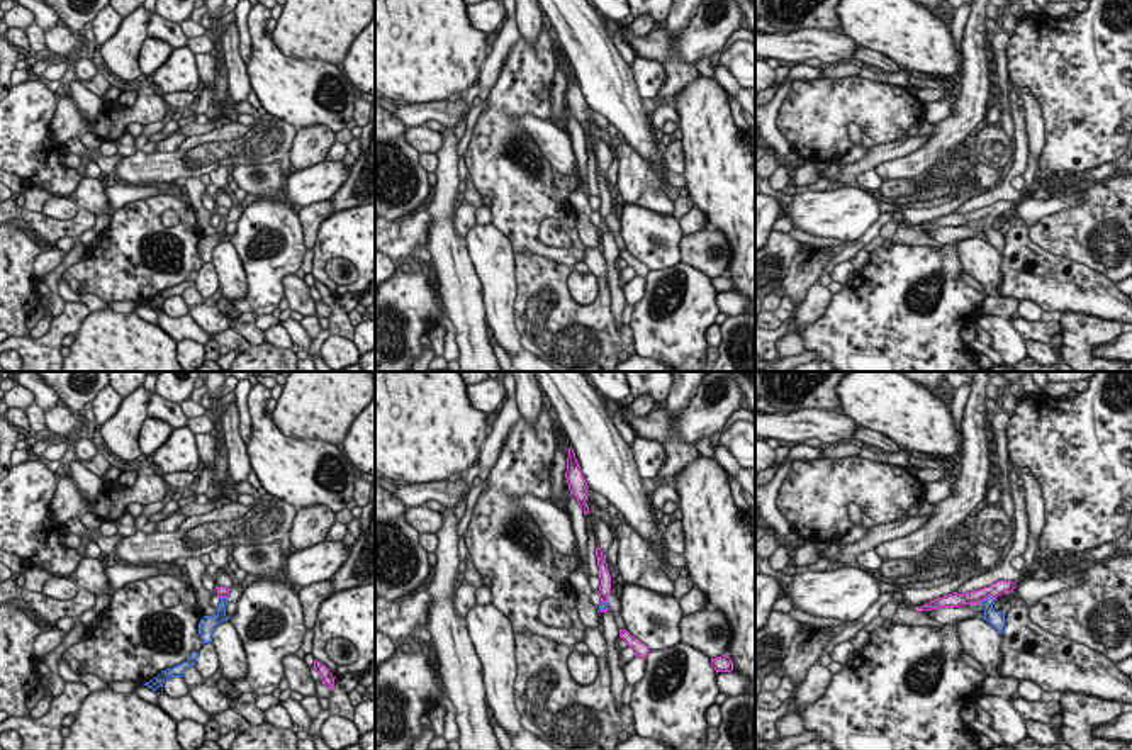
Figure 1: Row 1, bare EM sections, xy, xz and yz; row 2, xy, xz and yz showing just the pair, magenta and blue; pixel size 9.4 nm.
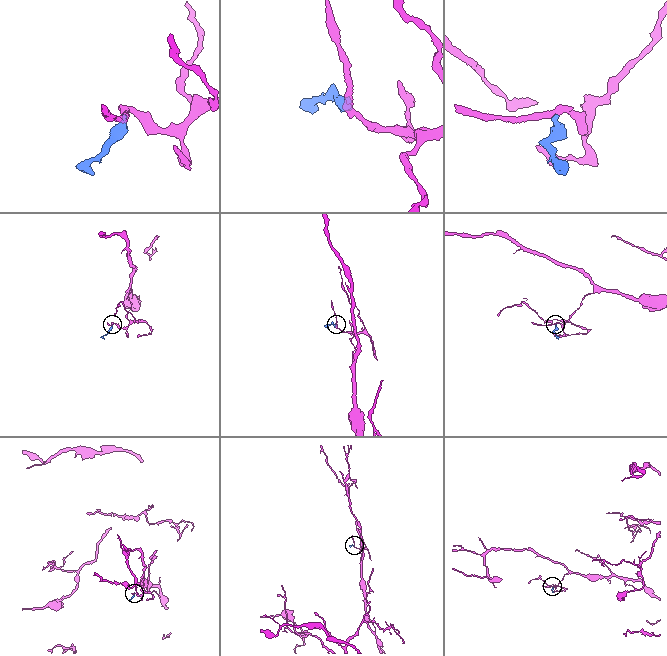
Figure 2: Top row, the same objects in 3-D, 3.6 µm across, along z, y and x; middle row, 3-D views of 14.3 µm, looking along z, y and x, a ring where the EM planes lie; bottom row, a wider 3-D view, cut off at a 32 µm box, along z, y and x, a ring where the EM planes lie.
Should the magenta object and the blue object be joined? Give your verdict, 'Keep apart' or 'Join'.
Join.

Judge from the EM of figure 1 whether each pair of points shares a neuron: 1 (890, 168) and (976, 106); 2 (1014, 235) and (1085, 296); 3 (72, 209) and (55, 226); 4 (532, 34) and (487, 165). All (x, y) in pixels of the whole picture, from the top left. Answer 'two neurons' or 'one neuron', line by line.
1: one neuron
2: one neuron
3: two neurons
4: two neurons

